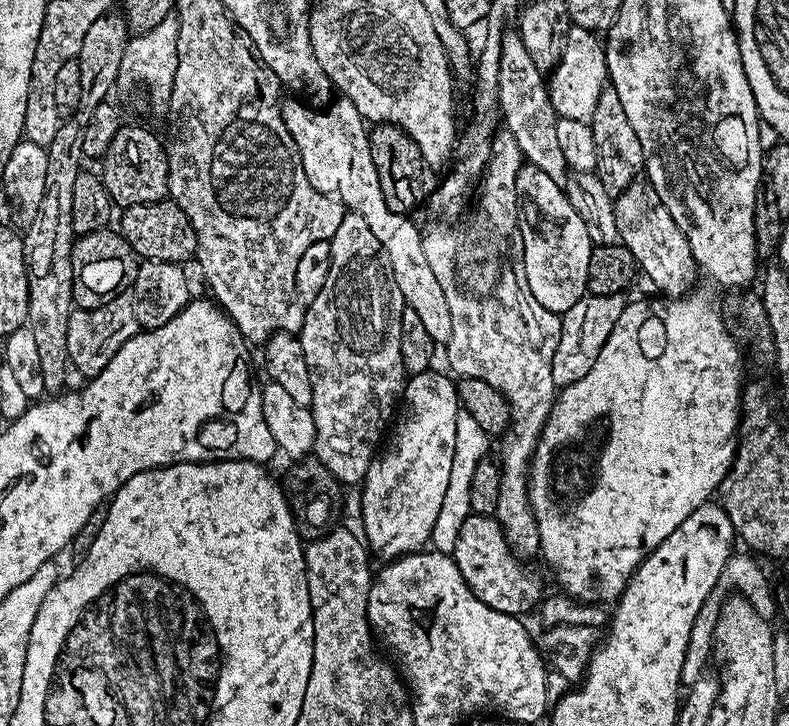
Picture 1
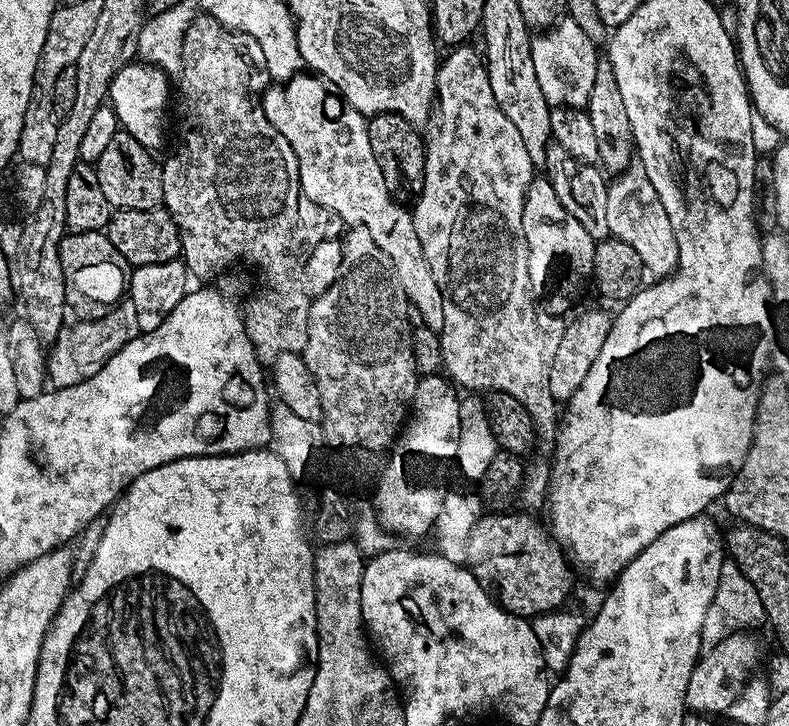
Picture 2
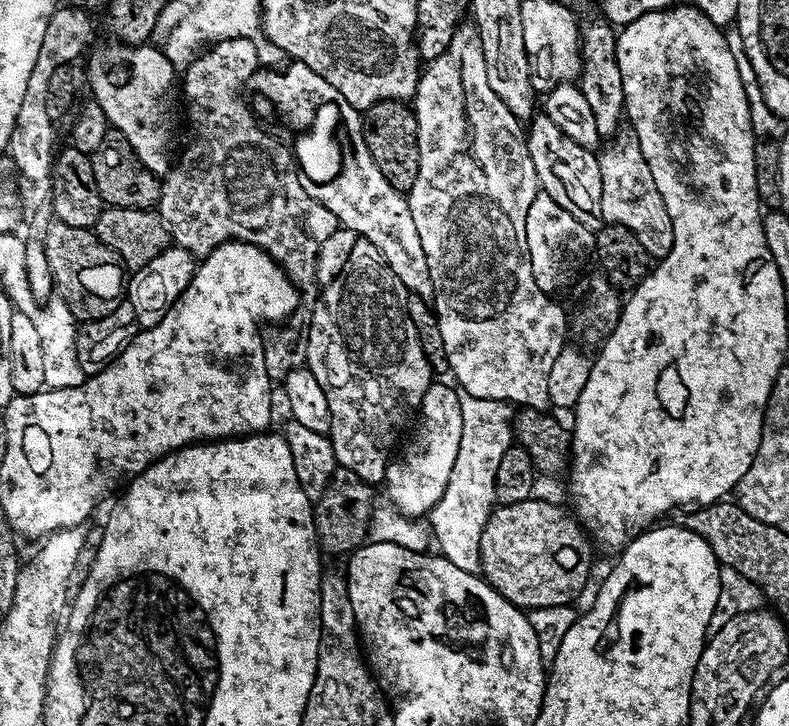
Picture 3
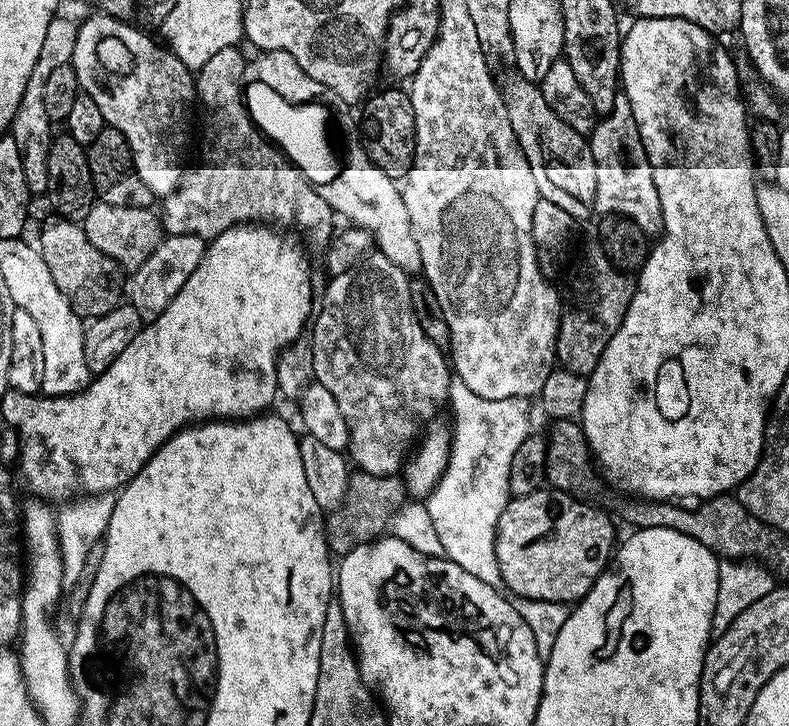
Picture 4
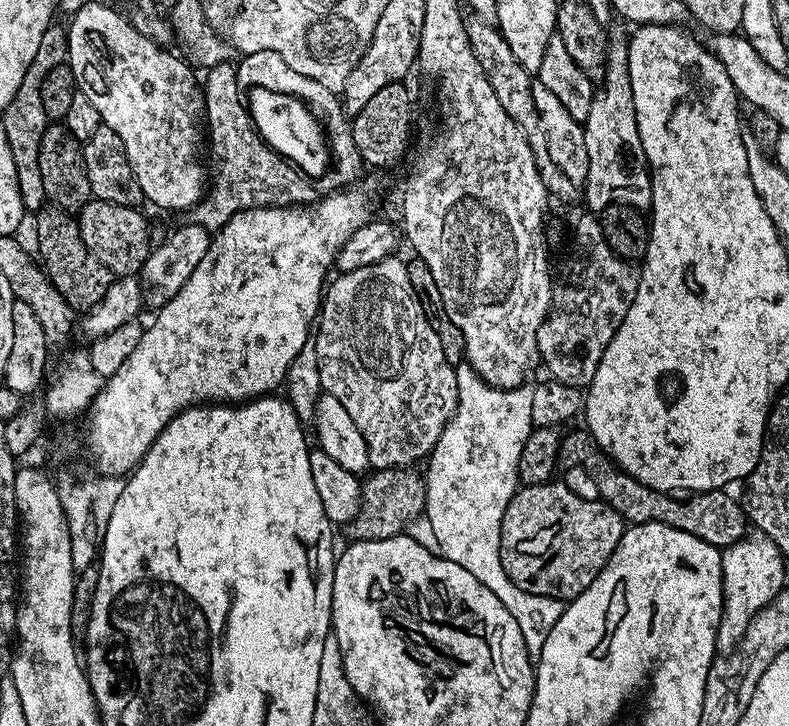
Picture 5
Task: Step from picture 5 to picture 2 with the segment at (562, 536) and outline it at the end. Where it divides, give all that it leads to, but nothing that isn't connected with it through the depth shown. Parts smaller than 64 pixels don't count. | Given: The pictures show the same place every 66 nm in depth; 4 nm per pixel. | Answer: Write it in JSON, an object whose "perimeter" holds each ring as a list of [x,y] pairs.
{"perimeter":[[[492,510],[477,520],[464,551],[466,567],[492,599],[512,615],[535,618],[542,612],[555,612],[572,592],[573,565],[551,531],[532,517],[535,515],[508,511],[512,510]]]}

